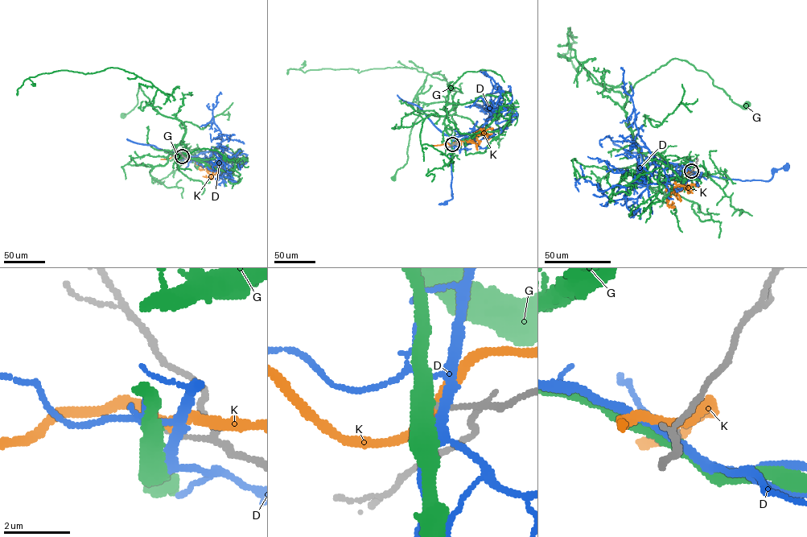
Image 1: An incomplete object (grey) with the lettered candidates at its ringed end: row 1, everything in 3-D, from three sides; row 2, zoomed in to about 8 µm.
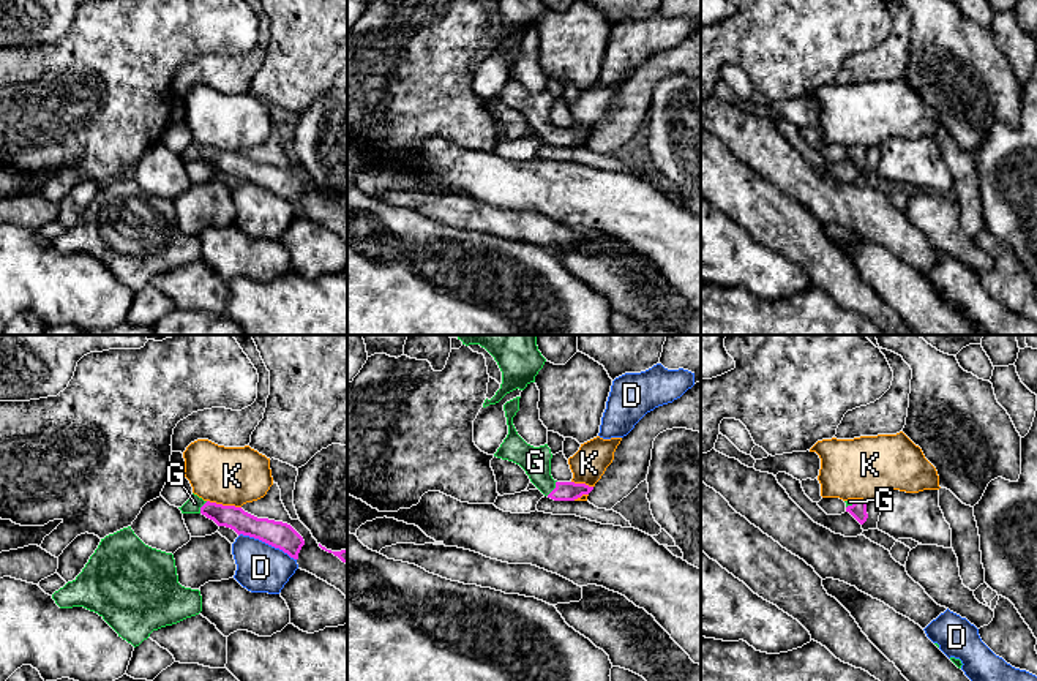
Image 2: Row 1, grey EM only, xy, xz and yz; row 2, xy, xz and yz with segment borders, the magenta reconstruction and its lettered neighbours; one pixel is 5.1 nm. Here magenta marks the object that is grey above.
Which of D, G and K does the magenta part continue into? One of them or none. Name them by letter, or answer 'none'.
G

